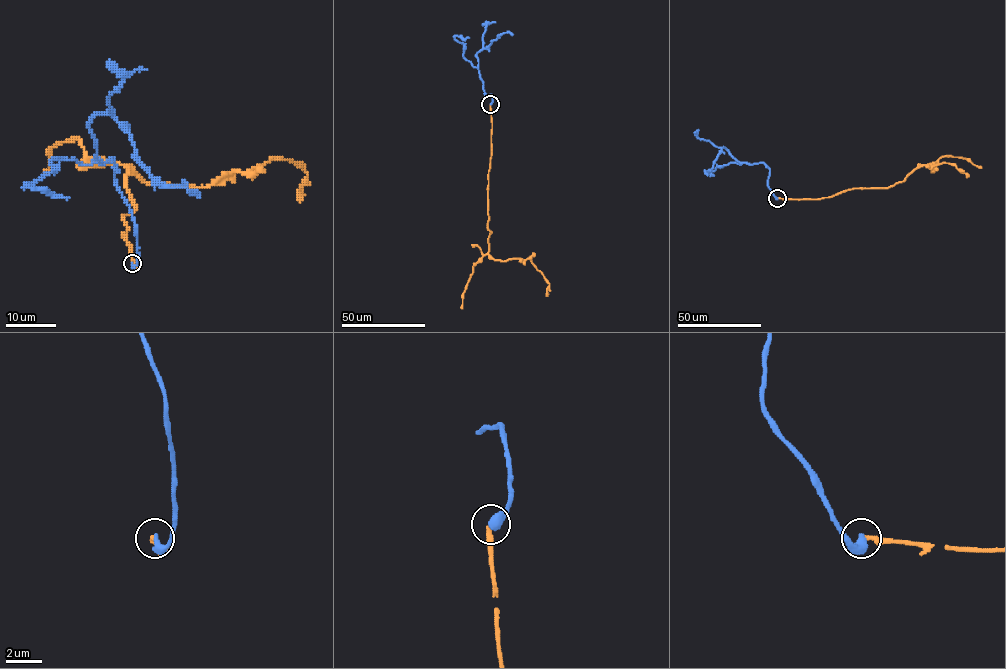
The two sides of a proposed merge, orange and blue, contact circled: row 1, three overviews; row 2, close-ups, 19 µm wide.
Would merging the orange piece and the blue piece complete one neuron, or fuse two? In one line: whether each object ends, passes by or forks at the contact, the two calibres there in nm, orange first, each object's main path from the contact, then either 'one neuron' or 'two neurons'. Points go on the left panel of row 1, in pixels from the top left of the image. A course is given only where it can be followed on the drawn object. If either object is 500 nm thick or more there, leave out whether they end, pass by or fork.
280 nm thick on the orange side, 550 nm on the other; orange runs (132, 263), (126, 166), (151, 184), (210, 186), (284, 159), (307, 174), (299, 199); blue runs (132, 263), (131, 209), (115, 161), (102, 164), (96, 156), (88, 121), (111, 115), (147, 173), (199, 197); two neurons

